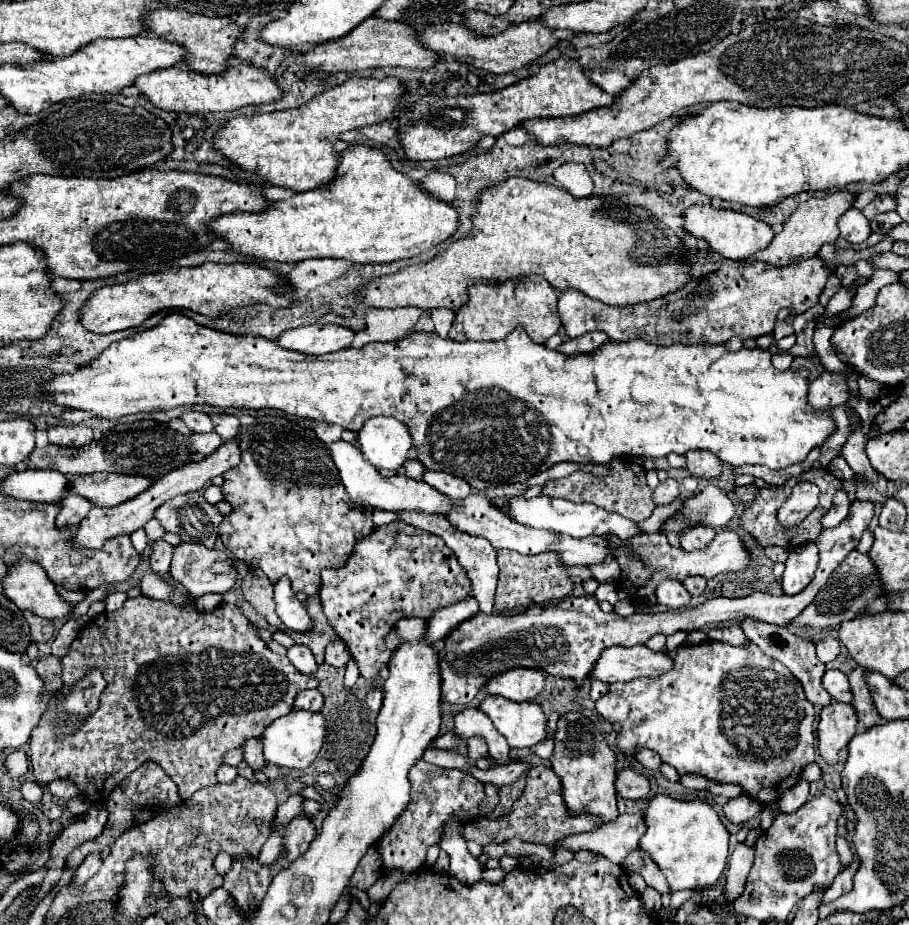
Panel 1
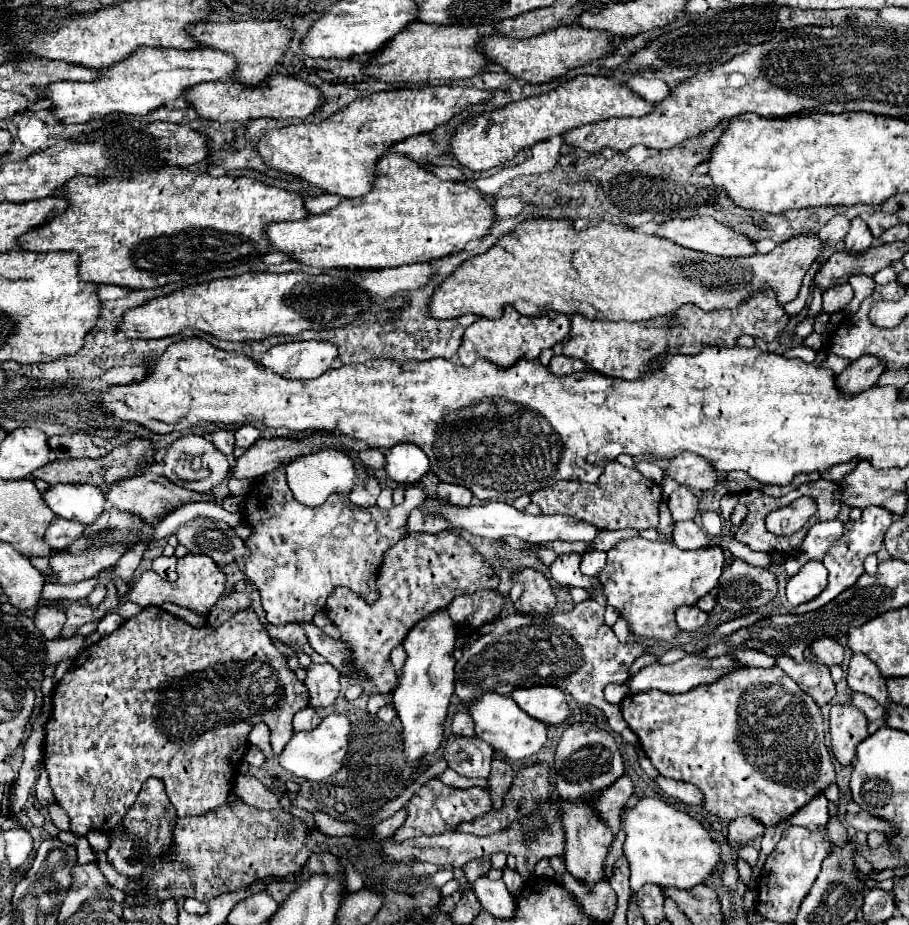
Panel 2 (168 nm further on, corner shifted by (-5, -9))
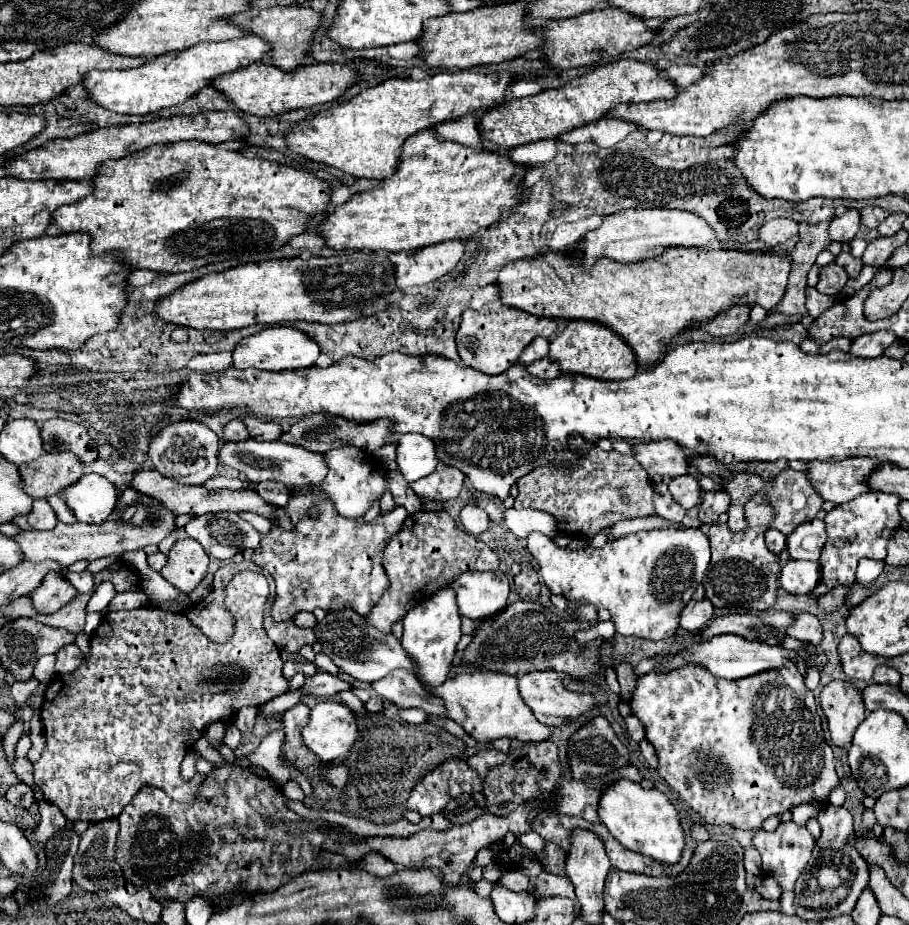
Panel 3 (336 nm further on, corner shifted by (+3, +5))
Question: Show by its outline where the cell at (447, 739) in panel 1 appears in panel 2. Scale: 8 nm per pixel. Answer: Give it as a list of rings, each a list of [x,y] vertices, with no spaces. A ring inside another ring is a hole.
[[[451,734],[445,744],[445,760],[461,776],[489,778],[493,748],[479,738]]]

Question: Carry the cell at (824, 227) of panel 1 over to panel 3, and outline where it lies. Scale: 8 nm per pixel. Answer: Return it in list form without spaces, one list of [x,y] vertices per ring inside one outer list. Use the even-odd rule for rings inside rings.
[[[673,246],[665,250],[661,258],[647,258],[647,262],[633,262],[631,266],[619,266],[619,262],[607,262],[599,258],[591,270],[579,270],[563,252],[539,252],[535,258],[519,258],[505,264],[499,270],[497,286],[503,304],[525,310],[535,316],[547,318],[567,318],[567,320],[597,320],[619,336],[633,348],[639,364],[653,364],[661,360],[665,346],[693,320],[711,320],[715,314],[727,310],[731,304],[743,302],[745,296],[755,298],[755,304],[771,310],[785,294],[787,274],[791,272],[791,254],[775,252],[745,252],[735,248],[679,248]]]

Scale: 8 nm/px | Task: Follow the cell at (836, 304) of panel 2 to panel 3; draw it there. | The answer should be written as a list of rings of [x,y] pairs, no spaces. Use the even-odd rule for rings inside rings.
[[[831,262],[831,264],[827,264],[827,266],[821,268],[819,282],[817,282],[815,288],[817,288],[821,294],[837,296],[837,294],[841,294],[843,286],[847,284],[847,280],[849,280],[847,272],[845,272],[841,266],[837,266],[835,262]]]

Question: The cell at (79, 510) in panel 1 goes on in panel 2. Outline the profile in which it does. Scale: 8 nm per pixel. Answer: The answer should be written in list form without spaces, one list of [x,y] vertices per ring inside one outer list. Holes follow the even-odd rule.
[[[55,516],[53,522],[49,524],[43,540],[51,548],[63,548],[63,544],[71,544],[71,540],[75,540],[75,536],[79,536],[79,532],[83,532],[81,524],[71,524],[71,520],[63,520],[63,518]]]

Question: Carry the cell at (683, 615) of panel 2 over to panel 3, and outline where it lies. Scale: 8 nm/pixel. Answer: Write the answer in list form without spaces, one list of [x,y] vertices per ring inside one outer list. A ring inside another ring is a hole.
[[[703,598],[703,600],[691,600],[687,602],[687,606],[681,610],[681,628],[685,630],[699,630],[703,626],[709,624],[709,620],[713,618],[713,604]]]

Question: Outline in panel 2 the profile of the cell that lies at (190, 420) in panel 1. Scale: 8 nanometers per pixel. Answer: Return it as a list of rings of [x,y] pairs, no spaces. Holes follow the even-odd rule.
[[[217,430],[217,432],[209,434],[209,438],[213,440],[213,444],[215,444],[225,456],[233,454],[233,450],[235,450],[235,436],[233,436],[231,430]]]

